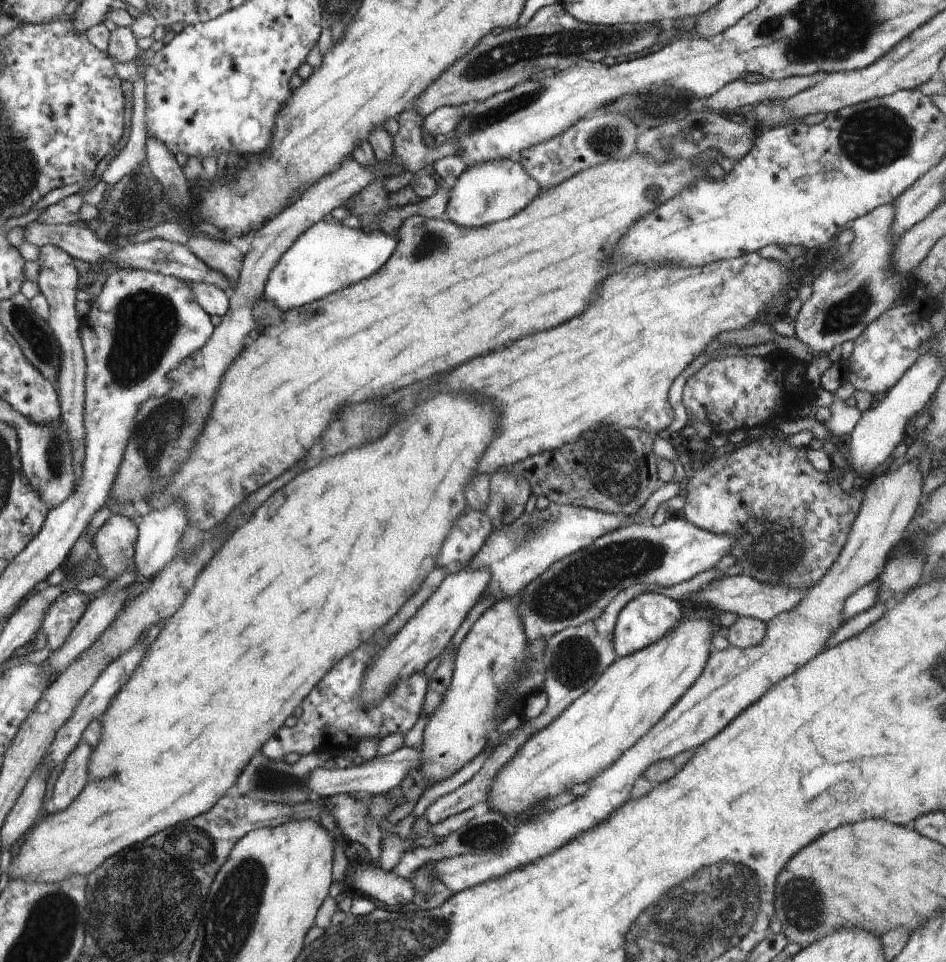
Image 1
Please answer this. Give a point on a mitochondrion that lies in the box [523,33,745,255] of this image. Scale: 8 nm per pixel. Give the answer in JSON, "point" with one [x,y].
{"point":[659,106]}

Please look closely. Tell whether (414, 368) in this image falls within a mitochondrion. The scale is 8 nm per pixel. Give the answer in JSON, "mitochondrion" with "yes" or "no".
{"mitochondrion":"no"}

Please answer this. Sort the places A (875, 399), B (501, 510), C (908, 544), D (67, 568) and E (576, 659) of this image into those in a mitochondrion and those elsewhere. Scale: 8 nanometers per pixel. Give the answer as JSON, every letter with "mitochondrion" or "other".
{"A":"other","B":"mitochondrion","C":"other","D":"other","E":"mitochondrion"}

